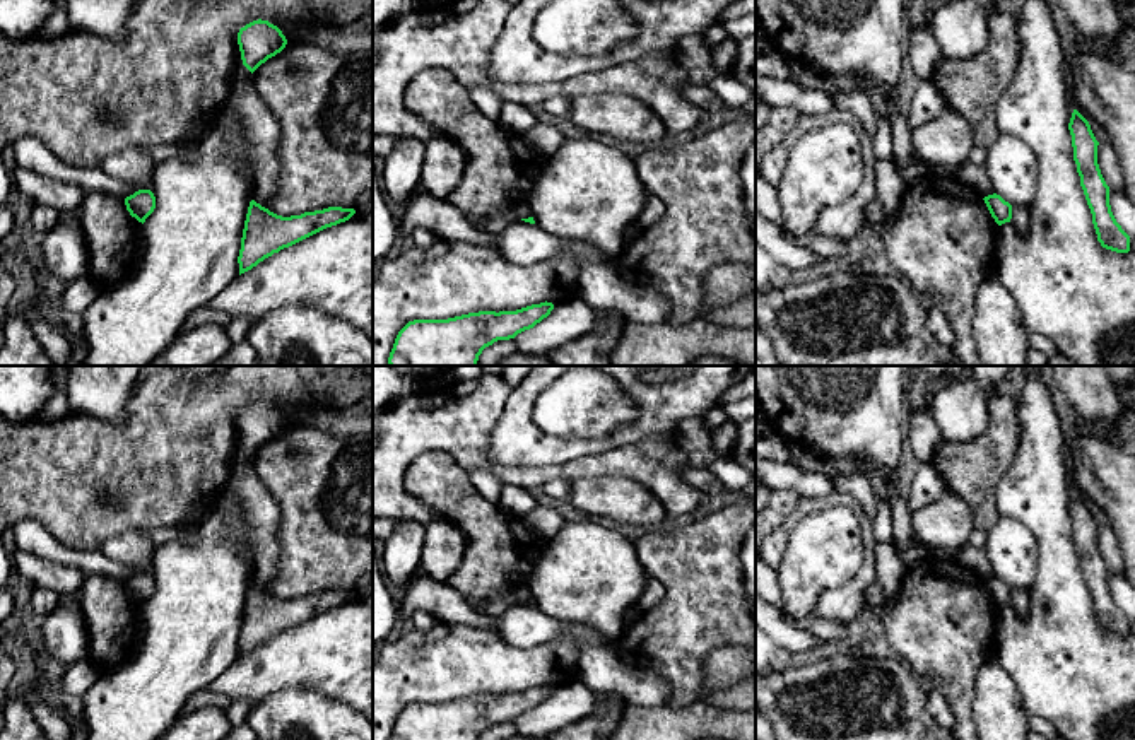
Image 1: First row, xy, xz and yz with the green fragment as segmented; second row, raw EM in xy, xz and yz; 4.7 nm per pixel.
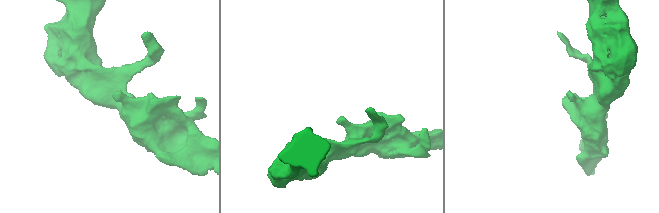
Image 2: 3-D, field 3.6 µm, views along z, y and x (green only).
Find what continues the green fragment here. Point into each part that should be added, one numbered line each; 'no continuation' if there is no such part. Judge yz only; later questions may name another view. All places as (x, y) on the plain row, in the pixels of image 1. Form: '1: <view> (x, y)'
no continuation

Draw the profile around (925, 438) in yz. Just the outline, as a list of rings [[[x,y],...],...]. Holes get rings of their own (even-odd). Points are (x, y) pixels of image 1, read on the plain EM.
[[[908,410],[909,415],[909,444],[920,463],[933,463],[933,456],[940,444],[944,443],[940,429],[930,412],[925,410]]]

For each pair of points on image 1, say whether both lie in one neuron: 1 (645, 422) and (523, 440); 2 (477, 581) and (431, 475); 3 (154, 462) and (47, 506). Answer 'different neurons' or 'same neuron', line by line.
1: same neuron
2: same neuron
3: same neuron

